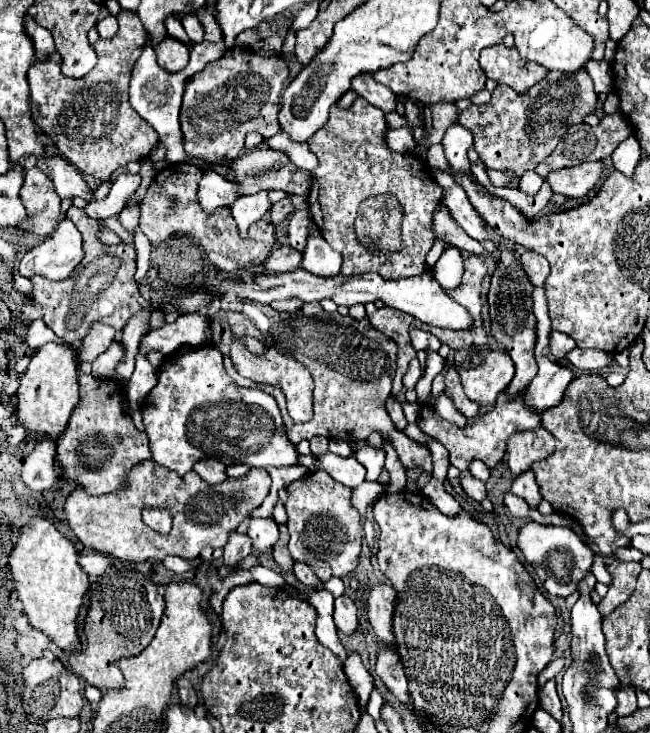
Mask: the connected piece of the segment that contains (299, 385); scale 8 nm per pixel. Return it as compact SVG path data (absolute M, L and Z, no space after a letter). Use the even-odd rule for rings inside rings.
M234 342L232 344L232 362L236 366L236 370L244 376L250 378L254 382L262 382L262 384L272 384L284 390L286 400L288 400L288 414L292 416L292 420L296 422L308 422L312 418L312 376L308 372L308 368L304 368L304 364L300 364L298 360L278 352L274 346L266 348L264 356L254 356L250 354L242 342Z

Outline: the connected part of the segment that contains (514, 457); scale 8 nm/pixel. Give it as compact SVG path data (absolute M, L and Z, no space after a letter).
M542 426L528 432L518 432L507 442L508 466L512 474L522 474L532 468L534 462L554 452L554 438Z

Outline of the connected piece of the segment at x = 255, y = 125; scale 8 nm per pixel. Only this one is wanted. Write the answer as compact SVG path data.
M232 48L220 60L206 64L186 84L180 110L180 130L184 152L210 164L228 164L244 148L248 132L260 132L264 138L274 136L278 126L278 104L288 66L280 56L262 58L254 50Z

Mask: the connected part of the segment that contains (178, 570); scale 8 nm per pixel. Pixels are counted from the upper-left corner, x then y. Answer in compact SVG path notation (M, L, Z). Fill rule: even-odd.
M166 556L166 558L162 560L162 564L164 564L164 568L172 570L174 574L186 574L186 572L190 572L192 568L196 568L196 566L200 564L200 560L196 558L196 560L188 562L188 560L184 560L184 558L176 558L176 556Z

